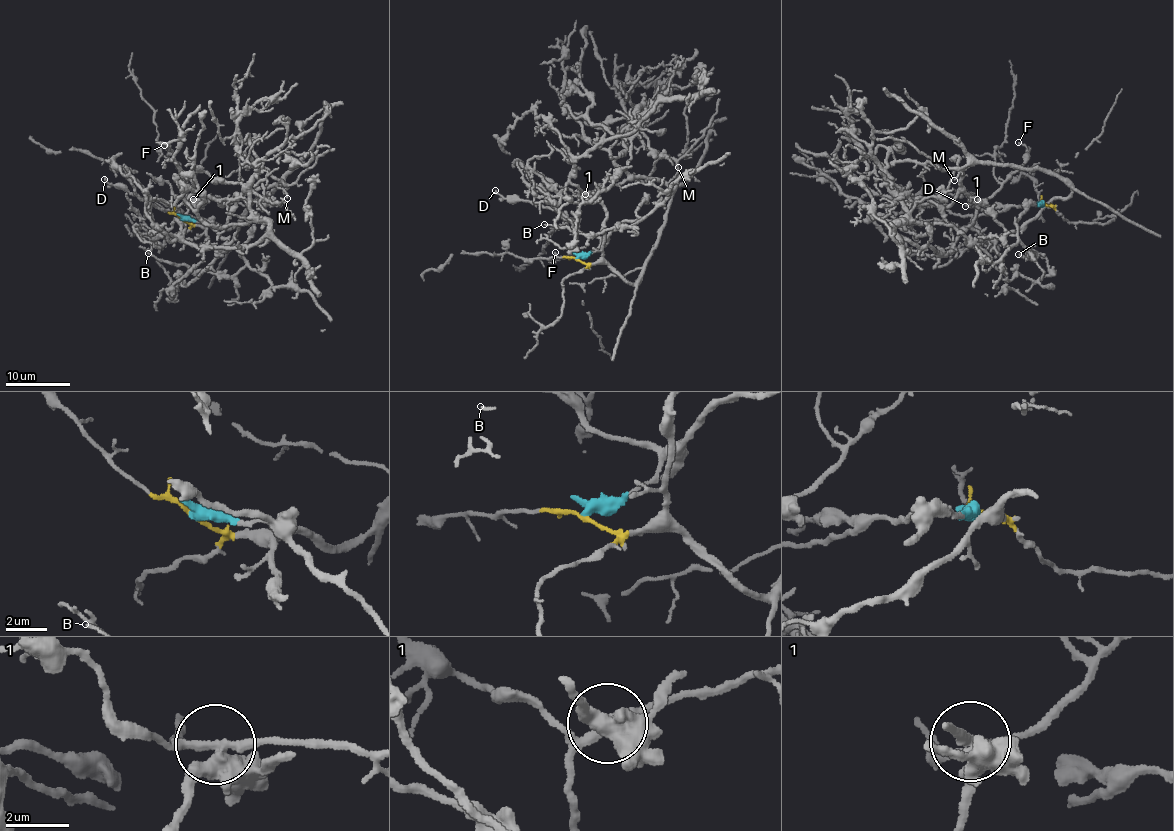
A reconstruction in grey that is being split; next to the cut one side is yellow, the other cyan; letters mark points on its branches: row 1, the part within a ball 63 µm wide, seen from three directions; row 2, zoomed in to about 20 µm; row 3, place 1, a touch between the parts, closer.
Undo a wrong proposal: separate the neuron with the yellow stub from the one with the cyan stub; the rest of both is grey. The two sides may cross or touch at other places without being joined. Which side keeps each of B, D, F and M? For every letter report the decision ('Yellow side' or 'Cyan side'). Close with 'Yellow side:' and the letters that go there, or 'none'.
B: Cyan side
D: Cyan side
F: Yellow side
M: Yellow side
Yellow side: F, M

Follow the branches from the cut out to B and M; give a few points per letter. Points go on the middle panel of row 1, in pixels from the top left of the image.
B: (577, 258), (585, 258), (620, 223), (642, 218), (588, 234), (544, 225)
M: (577, 259), (585, 263), (607, 263), (633, 283), (639, 279), (658, 240), (658, 230), (664, 223), (678, 167)

